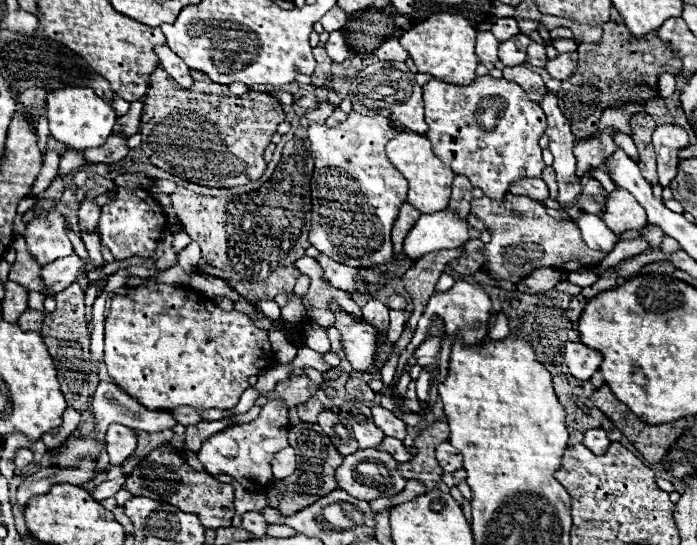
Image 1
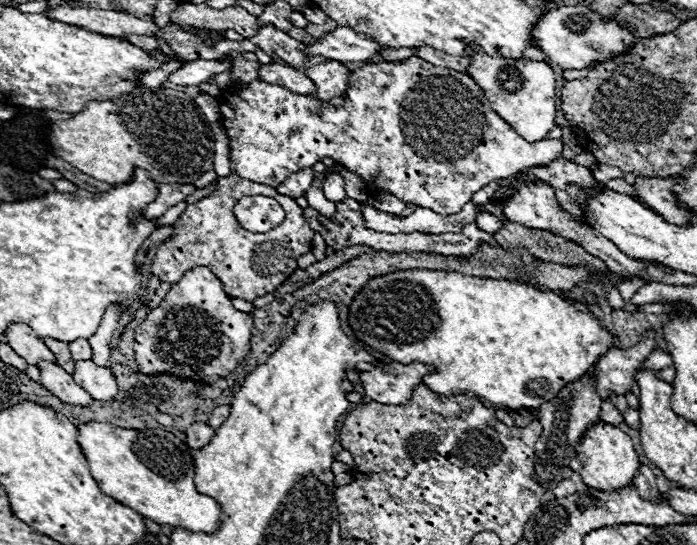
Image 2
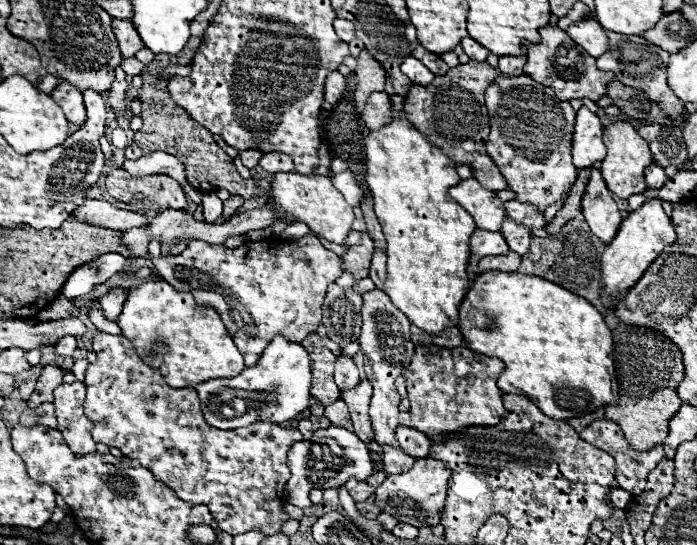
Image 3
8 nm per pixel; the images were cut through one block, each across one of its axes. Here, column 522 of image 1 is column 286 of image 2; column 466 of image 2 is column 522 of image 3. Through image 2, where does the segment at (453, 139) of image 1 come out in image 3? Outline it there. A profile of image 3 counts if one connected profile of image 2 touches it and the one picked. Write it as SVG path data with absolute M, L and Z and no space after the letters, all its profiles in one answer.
M524 74L514 78L498 76L496 82L492 82L492 86L488 86L486 90L486 106L490 114L490 140L486 146L488 156L504 174L508 188L516 192L518 202L528 202L538 206L540 210L546 210L550 204L562 198L568 186L576 182L578 170L572 166L572 156L570 156L576 112L568 102L558 100L552 88L542 86Z

